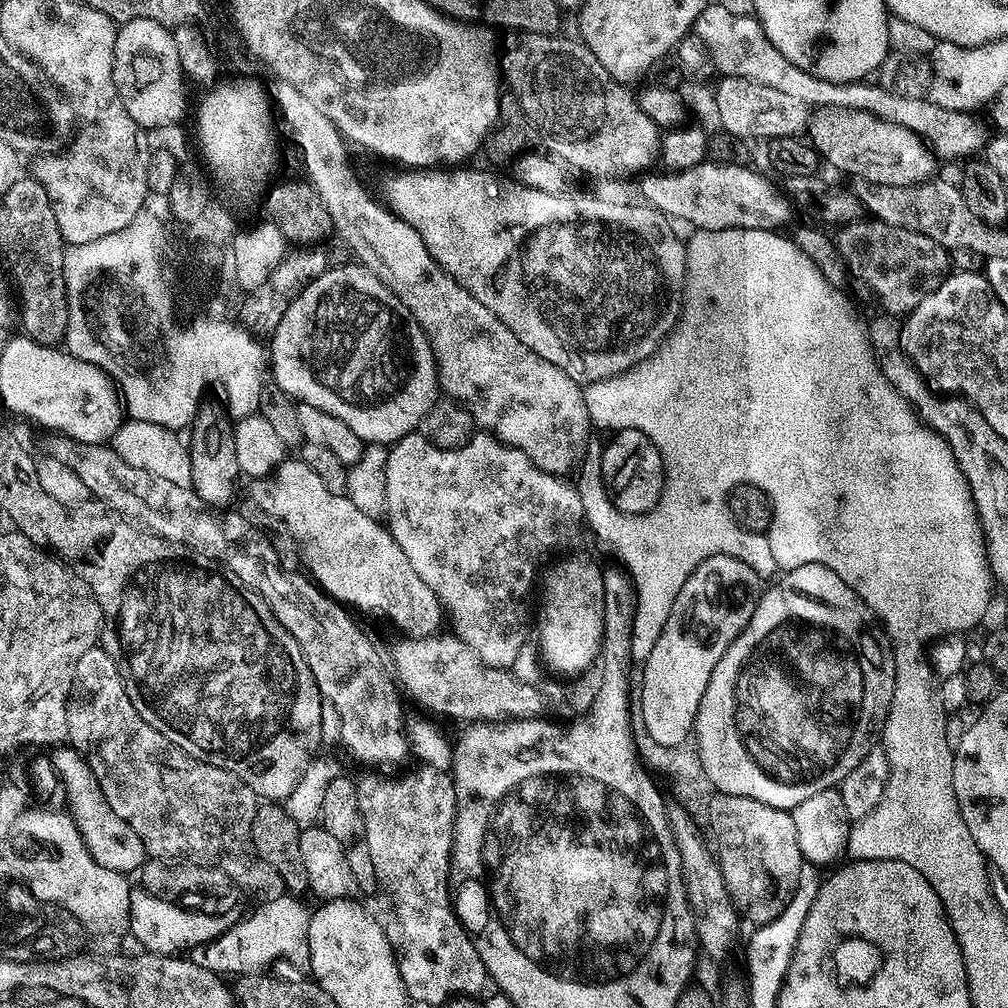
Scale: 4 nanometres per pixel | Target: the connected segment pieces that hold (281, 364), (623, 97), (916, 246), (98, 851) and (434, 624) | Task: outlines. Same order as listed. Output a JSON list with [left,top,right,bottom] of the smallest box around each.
[[270,263,438,446],[498,32,661,176],[834,218,950,318],[52,746,146,874],[256,458,446,638]]

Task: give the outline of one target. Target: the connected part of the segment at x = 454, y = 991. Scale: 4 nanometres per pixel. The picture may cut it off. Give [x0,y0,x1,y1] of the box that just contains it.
[360,767,488,1005]

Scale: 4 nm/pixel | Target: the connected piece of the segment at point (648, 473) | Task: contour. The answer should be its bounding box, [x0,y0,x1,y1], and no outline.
[600,428,664,517]

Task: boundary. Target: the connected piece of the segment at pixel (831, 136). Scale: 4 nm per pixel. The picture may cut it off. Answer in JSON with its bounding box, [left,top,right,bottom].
[806,108,938,188]

